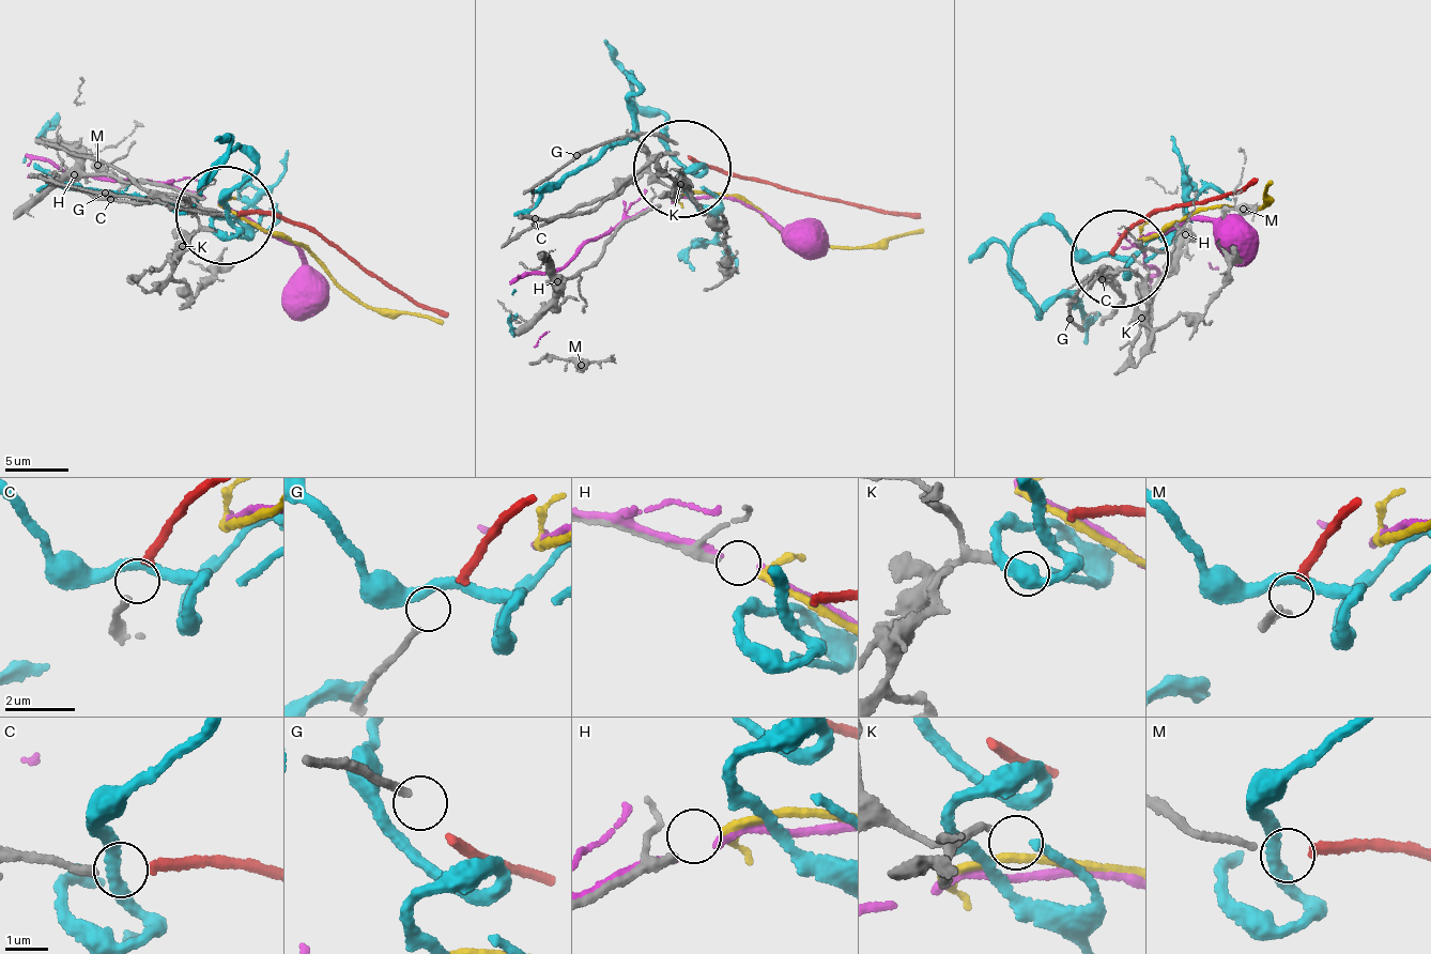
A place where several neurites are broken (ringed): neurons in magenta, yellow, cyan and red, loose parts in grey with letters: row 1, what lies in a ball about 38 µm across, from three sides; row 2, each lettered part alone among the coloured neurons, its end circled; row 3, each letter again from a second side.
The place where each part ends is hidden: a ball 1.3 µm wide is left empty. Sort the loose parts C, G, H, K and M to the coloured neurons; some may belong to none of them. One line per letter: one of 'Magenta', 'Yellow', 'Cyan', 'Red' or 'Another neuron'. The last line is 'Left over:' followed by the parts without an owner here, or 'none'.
C: Red
G: Another neuron
H: Yellow
K: Cyan
M: Another neuron
Left over: G, M

